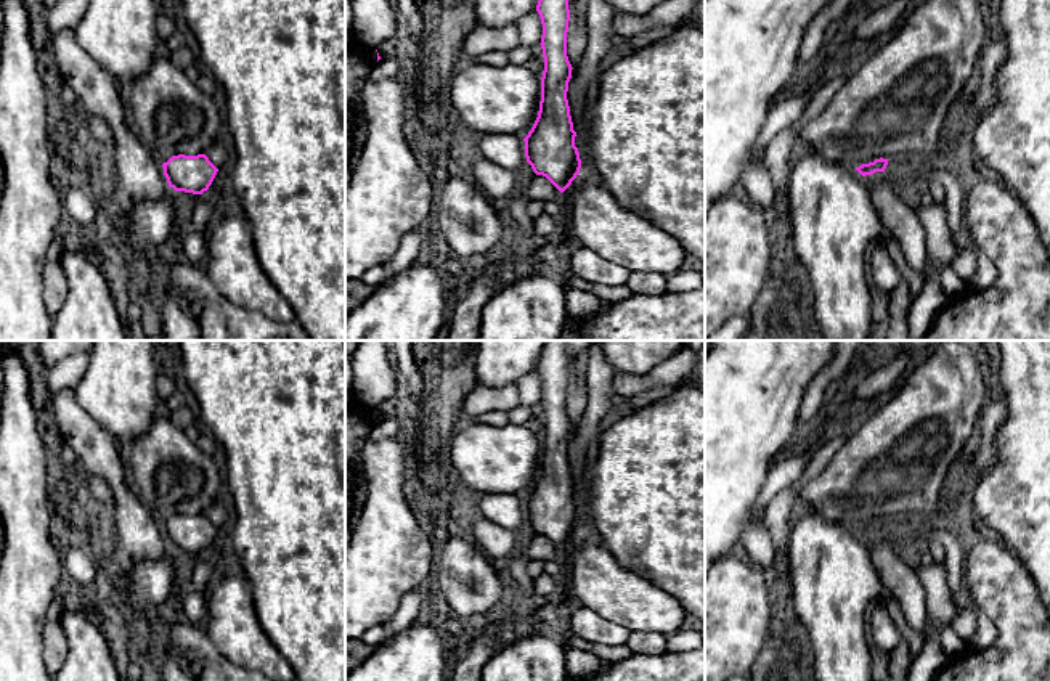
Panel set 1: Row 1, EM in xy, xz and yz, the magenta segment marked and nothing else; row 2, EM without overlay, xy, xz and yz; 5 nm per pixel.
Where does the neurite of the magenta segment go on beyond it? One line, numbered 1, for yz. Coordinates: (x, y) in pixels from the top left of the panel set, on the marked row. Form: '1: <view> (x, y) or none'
1: none

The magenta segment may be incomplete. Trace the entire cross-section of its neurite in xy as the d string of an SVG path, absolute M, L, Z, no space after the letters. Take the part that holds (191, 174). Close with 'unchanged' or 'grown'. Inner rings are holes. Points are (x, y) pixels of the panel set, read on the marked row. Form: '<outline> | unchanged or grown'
M206 154L172 156L162 167L170 188L193 194L207 191L218 172Z | unchanged

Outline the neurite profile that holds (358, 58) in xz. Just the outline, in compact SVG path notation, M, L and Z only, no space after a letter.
M345 32L345 186L368 135L361 90L376 63L377 51L363 45L352 32Z

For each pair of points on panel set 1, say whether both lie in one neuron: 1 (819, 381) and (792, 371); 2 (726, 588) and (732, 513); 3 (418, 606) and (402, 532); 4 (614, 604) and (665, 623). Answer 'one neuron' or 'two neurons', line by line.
1: two neurons
2: two neurons
3: two neurons
4: one neuron

